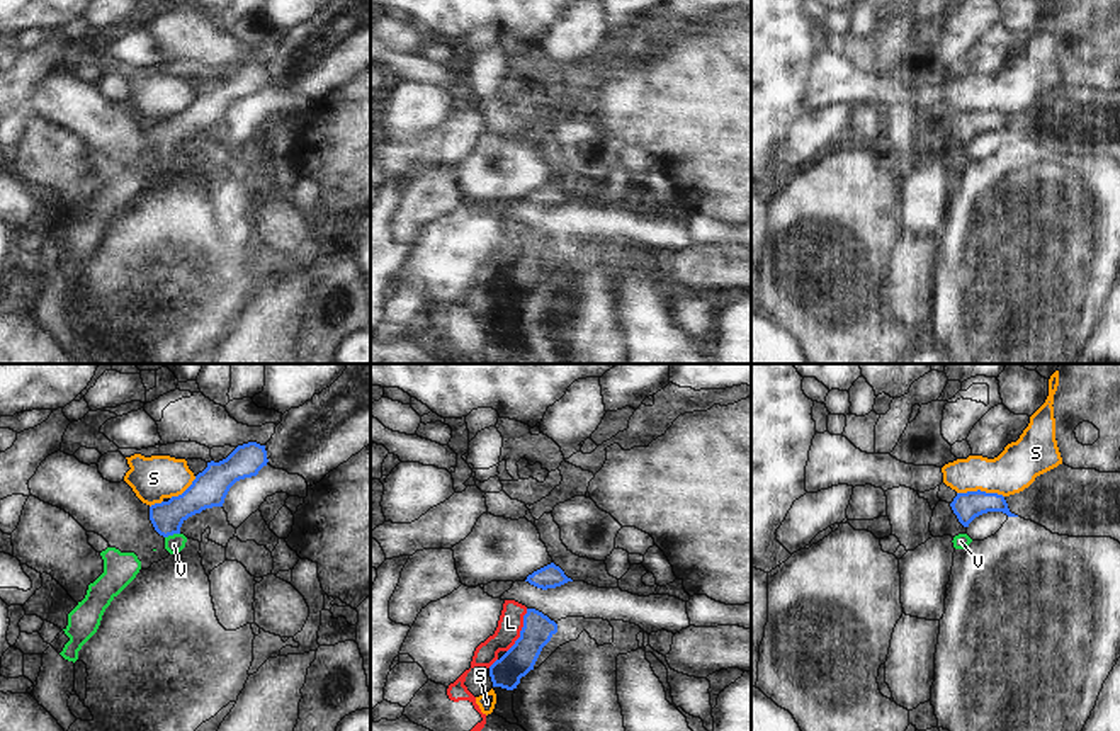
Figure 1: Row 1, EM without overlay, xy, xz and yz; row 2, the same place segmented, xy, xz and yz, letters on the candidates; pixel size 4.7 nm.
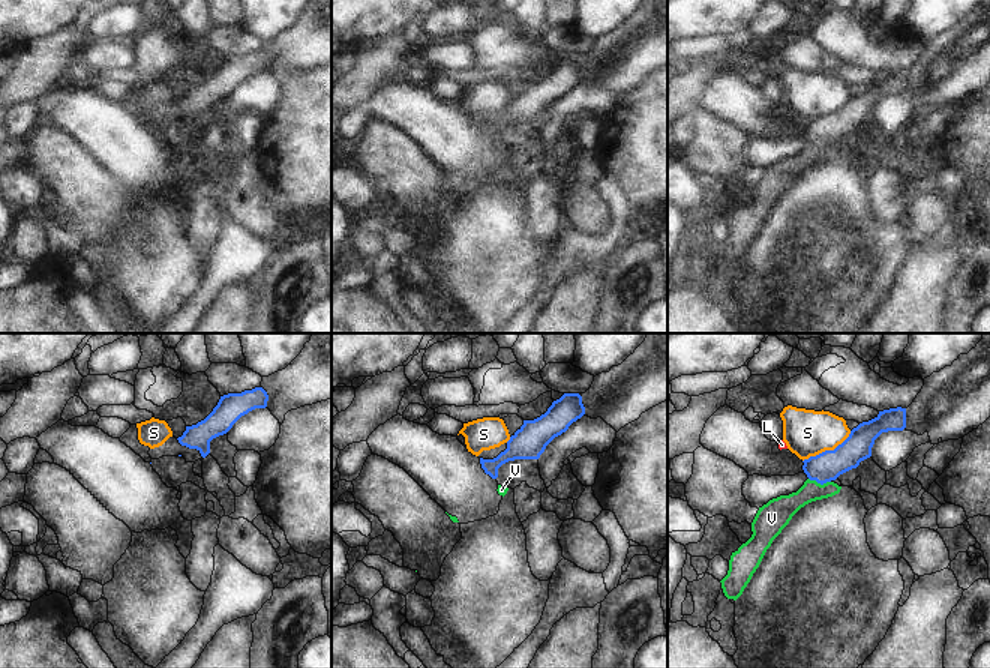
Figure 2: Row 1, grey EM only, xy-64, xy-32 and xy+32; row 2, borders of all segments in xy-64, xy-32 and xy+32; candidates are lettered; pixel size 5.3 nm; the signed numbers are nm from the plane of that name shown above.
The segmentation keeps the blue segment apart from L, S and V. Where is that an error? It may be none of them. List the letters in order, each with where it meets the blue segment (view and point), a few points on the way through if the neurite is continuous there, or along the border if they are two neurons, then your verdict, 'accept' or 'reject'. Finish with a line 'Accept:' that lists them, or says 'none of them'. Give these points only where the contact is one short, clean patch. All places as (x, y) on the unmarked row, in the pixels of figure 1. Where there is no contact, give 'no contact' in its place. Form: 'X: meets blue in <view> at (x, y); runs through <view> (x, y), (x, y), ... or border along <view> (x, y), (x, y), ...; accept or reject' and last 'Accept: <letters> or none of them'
L: meets blue in xz at (520, 250); border along xz (527, 228), (520, 255), (507, 271); reject
S: meets blue in yz at (979, 109); reject
V: meets blue in xy at (172, 153); runs through xy (167, 136), (172, 153), (174, 164); accept
Accept: V

